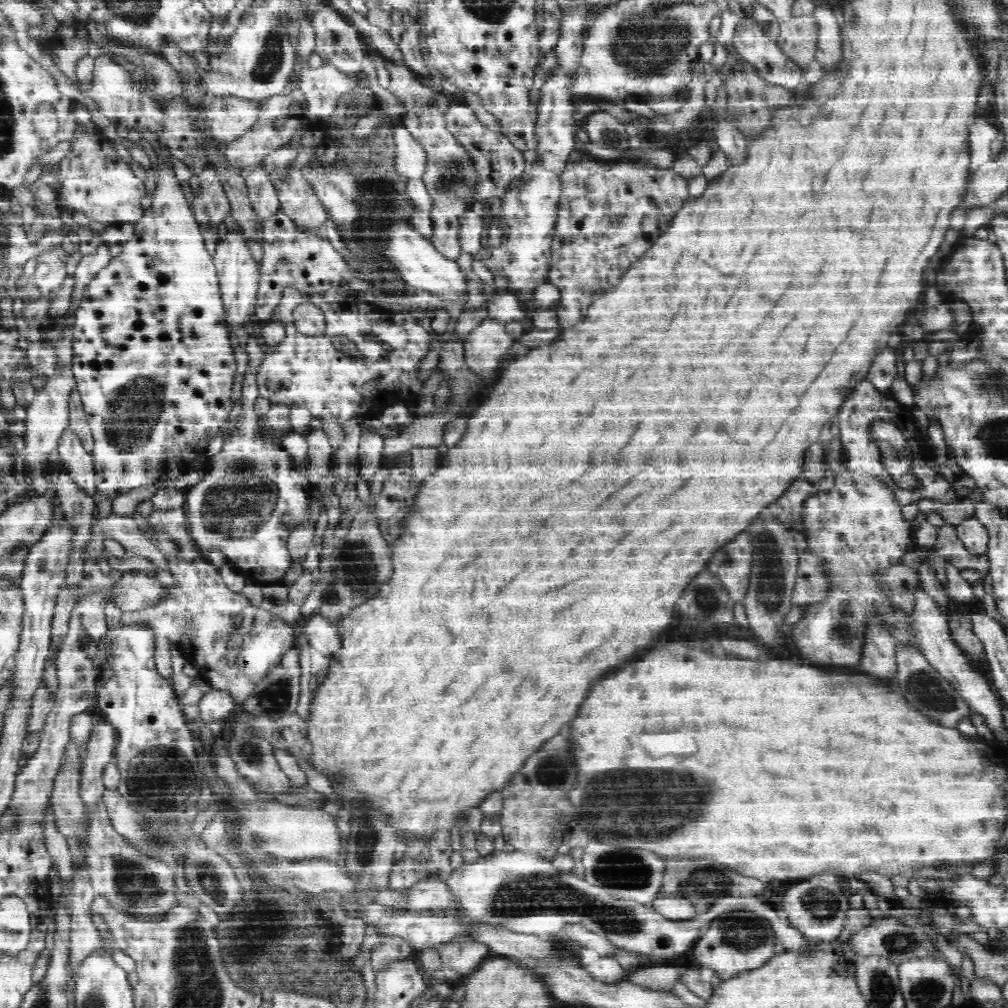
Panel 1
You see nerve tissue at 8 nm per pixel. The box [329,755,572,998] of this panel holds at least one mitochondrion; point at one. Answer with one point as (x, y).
(365, 836)

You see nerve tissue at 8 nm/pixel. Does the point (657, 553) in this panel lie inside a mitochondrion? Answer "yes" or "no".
no

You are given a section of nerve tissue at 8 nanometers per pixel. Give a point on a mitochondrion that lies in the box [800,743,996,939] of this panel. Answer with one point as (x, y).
(822, 904)

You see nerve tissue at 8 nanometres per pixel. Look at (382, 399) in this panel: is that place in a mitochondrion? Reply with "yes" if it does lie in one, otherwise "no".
no

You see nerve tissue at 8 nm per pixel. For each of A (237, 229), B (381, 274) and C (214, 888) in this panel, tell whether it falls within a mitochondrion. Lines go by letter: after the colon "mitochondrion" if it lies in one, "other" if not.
A: other
B: mitochondrion
C: mitochondrion

